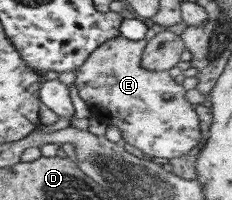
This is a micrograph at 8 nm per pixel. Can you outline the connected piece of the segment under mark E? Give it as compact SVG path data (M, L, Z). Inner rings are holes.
M124 36L109 41L107 44L96 48L85 66L80 66L73 73L76 74L77 95L87 104L91 112L100 117L107 125L116 126L120 131L122 140L131 145L139 154L150 157L178 158L196 148L202 142L202 134L198 129L198 116L194 111L191 101L186 100L186 89L181 84L176 84L168 75L168 72L157 73L142 68L142 56L148 40L128 40ZM164 94L170 94L171 99L164 100Z

